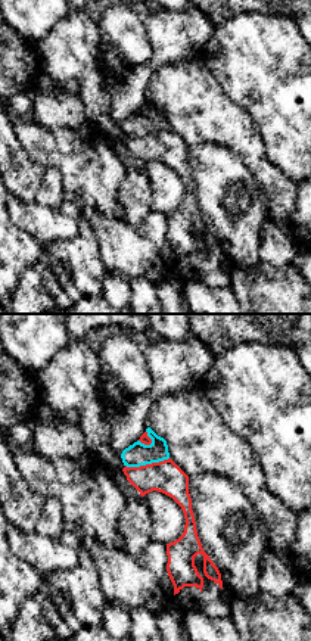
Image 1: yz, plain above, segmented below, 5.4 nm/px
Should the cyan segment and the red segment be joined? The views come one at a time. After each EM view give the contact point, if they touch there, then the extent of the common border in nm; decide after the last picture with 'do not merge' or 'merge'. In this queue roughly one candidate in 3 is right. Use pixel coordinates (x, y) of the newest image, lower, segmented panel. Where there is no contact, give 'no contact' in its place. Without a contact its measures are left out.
(146, 463) | 240 nm

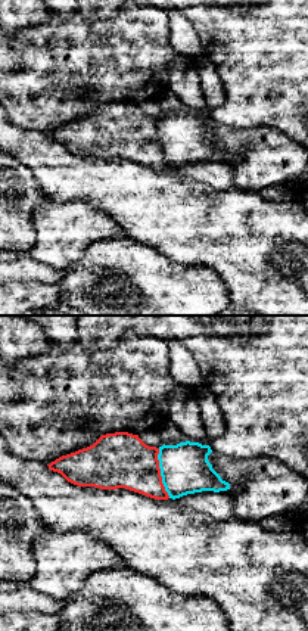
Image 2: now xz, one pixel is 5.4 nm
(161, 473) | 280 nm

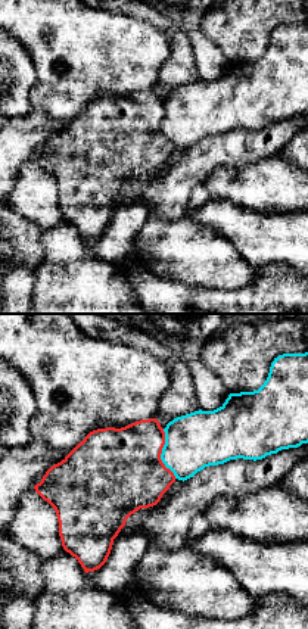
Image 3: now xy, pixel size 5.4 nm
(161, 454) | 280 nm

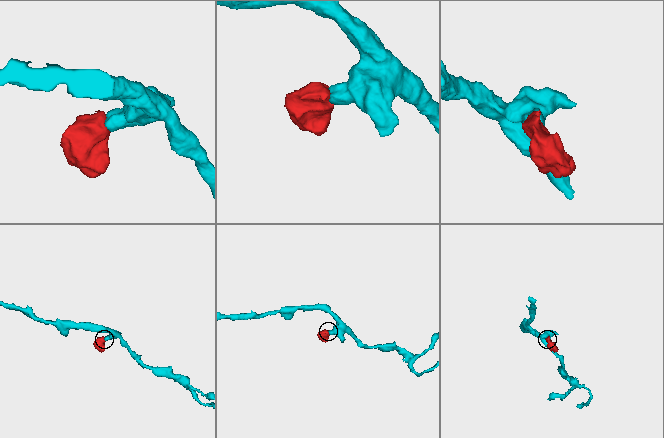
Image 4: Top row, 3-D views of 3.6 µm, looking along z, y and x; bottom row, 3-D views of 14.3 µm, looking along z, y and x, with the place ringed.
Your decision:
do not merge

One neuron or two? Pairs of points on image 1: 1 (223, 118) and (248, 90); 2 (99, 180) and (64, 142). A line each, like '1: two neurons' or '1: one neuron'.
1: two neurons
2: one neuron

